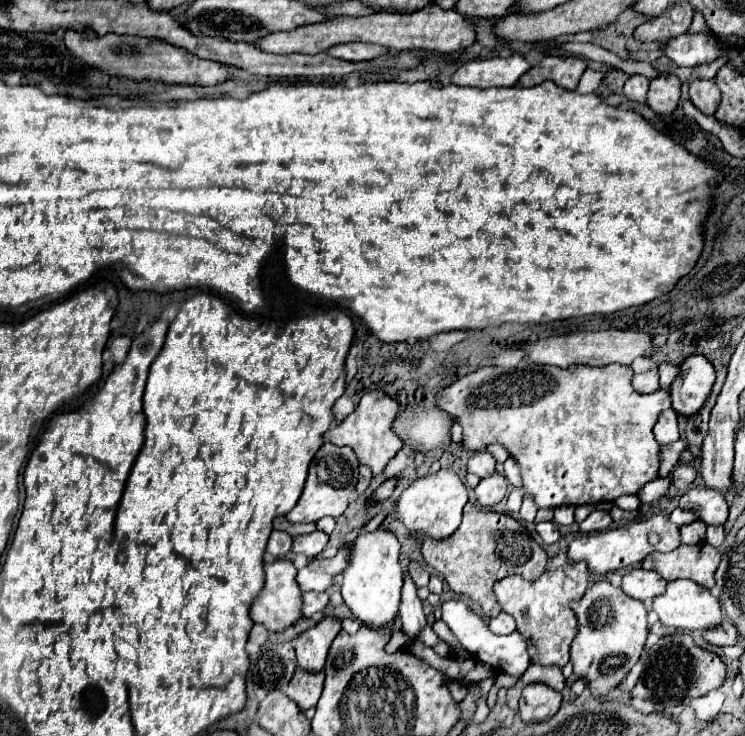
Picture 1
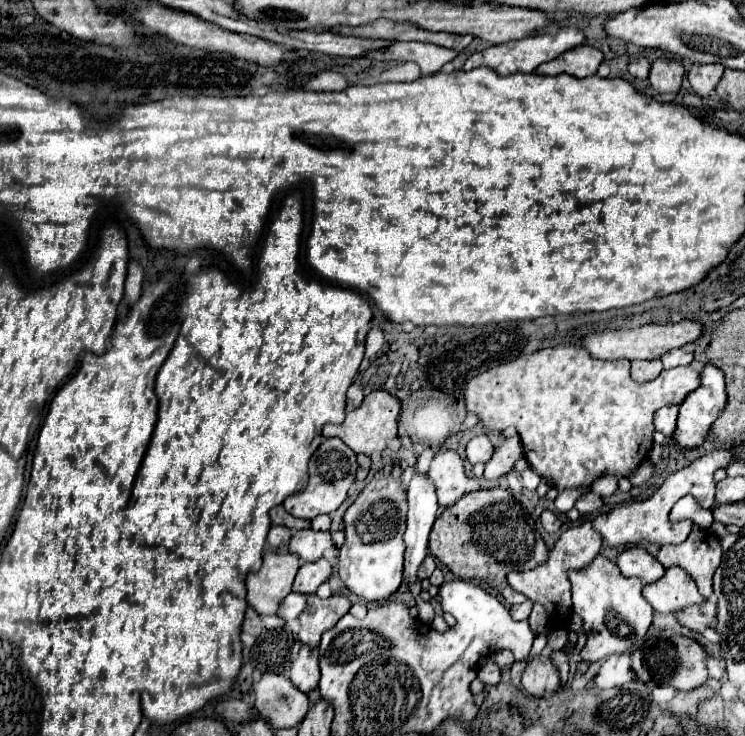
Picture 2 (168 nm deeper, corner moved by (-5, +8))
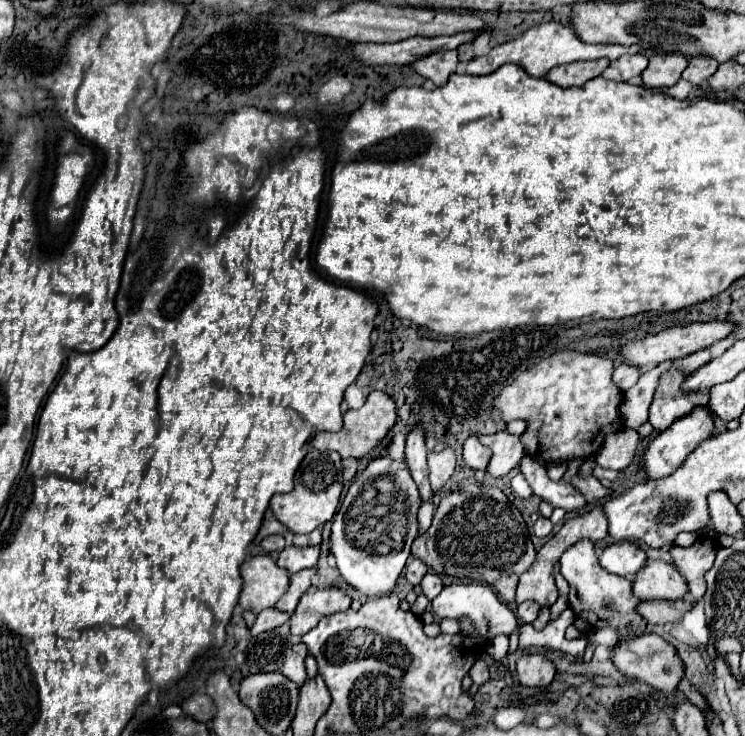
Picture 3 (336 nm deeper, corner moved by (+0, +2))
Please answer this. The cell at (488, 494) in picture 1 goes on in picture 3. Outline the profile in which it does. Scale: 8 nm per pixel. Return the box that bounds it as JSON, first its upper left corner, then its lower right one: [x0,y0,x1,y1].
[479,429,525,477]

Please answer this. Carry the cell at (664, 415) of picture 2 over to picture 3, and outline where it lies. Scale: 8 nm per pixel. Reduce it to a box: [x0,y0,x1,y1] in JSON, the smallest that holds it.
[649,369,709,431]

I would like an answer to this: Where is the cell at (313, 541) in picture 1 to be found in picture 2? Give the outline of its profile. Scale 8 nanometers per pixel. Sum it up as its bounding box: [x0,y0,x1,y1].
[290,529,332,561]

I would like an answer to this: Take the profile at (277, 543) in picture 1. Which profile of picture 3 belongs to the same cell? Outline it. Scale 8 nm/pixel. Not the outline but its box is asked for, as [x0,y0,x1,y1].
[261,535,287,553]

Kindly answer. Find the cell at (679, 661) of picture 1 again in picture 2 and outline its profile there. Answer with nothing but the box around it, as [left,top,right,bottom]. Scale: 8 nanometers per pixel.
[632,635,708,691]

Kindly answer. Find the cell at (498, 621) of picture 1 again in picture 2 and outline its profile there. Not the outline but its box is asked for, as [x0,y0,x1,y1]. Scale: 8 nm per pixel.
[510,601,532,619]

